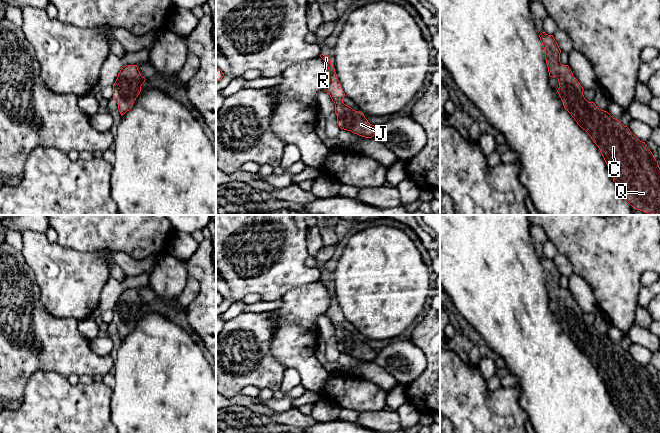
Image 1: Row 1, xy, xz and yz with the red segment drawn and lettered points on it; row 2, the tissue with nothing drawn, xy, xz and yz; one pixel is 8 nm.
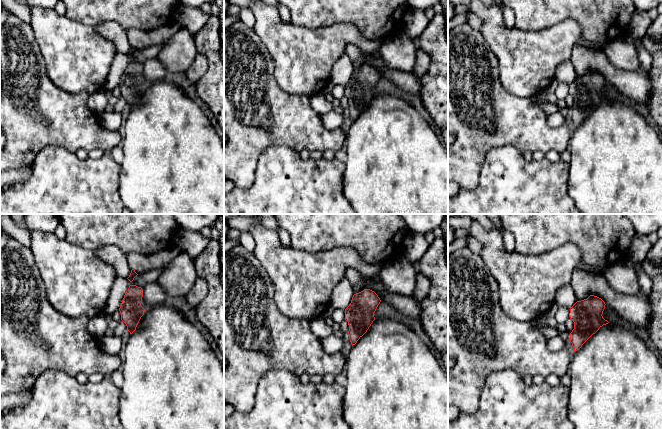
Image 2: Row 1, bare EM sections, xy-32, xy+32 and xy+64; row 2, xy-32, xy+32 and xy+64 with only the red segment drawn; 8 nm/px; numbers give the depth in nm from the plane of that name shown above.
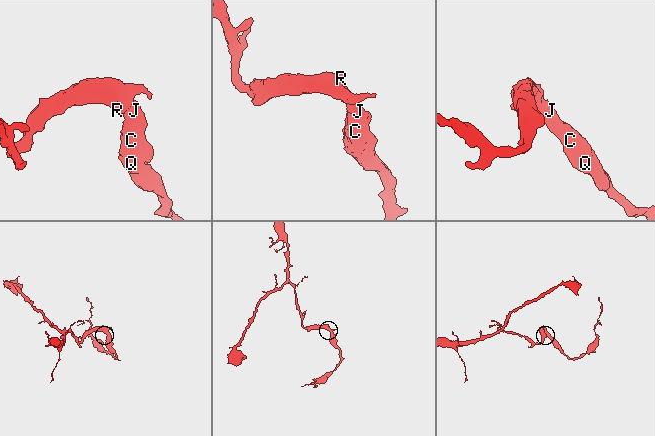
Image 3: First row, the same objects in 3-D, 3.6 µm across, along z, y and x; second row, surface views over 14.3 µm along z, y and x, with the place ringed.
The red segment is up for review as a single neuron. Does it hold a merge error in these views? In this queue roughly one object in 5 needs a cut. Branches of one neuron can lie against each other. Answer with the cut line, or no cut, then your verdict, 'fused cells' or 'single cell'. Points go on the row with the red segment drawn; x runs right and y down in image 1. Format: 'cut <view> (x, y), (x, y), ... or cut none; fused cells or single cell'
cut none; single cell

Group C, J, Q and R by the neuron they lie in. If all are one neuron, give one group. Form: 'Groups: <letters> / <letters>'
Groups: C J Q R

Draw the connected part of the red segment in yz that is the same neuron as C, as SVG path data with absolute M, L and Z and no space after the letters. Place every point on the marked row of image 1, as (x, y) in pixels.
M542 32L539 37L545 51L549 76L558 79L560 87L557 92L564 108L598 146L613 181L619 187L625 200L634 209L648 215L660 215L660 167L650 149L618 119L613 118L607 111L599 109L594 102L588 102L585 99L584 89L573 76L569 66L560 62L561 50L553 35Z

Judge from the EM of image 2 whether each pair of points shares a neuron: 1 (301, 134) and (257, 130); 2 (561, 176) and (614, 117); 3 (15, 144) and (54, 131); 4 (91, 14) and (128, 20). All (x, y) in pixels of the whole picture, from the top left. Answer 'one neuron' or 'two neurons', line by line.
1: one neuron
2: two neurons
3: one neuron
4: one neuron

